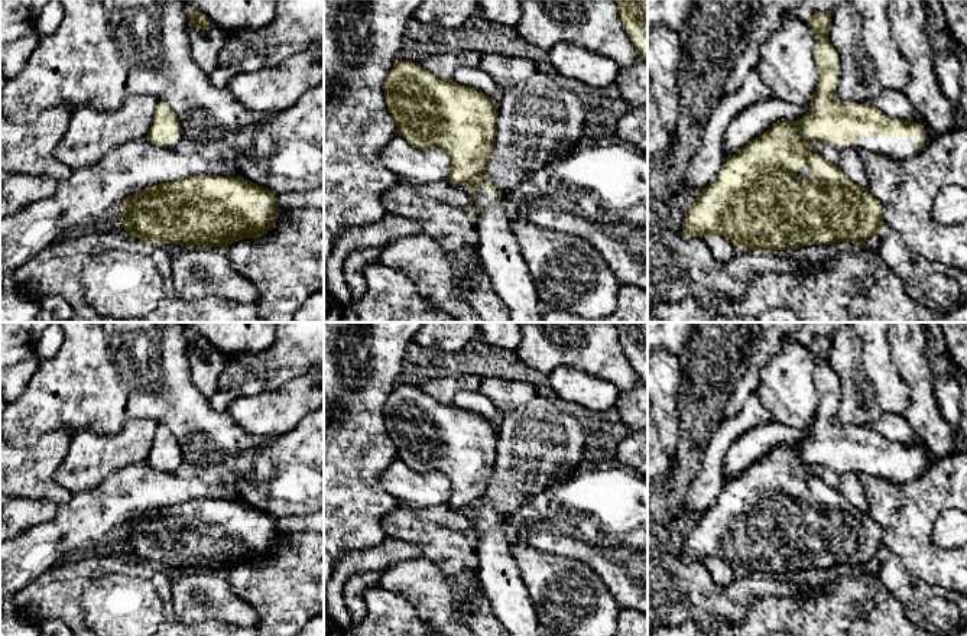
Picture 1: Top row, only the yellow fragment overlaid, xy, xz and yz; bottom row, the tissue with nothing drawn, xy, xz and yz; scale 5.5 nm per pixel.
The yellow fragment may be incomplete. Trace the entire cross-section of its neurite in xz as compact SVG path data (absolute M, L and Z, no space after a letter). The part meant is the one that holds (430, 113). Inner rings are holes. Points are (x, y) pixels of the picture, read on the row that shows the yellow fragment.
M399 59L387 74L383 90L396 133L416 149L445 150L451 160L447 181L470 188L476 199L473 220L477 254L494 293L509 311L510 322L543 322L543 309L533 278L512 230L510 207L491 182L481 181L497 136L499 103L452 80L439 80L419 64Z

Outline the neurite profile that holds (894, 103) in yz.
M899 90L883 91L869 104L880 110L890 119L909 120L915 116L912 103Z

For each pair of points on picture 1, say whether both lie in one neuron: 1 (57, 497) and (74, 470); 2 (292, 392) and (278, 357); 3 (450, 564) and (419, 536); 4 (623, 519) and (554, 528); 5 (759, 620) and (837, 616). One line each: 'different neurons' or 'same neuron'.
1: different neurons
2: different neurons
3: same neuron
4: same neuron
5: same neuron

